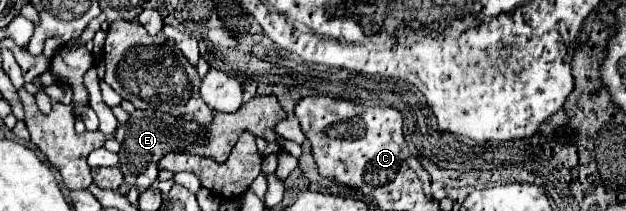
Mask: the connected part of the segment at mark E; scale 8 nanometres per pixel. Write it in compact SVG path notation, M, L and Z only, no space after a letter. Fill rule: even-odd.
M257 96L245 102L237 112L231 114L213 114L213 122L209 126L195 124L193 120L175 118L171 114L165 114L161 110L135 110L131 118L121 124L115 132L115 138L121 142L119 152L119 166L125 174L125 182L129 186L139 188L141 192L149 190L151 184L157 180L159 174L159 160L169 152L185 152L185 154L197 154L205 158L213 158L215 162L225 162L243 132L253 132L255 136L263 136L267 142L275 142L275 126L279 120L285 118L285 110L277 102L275 96Z

